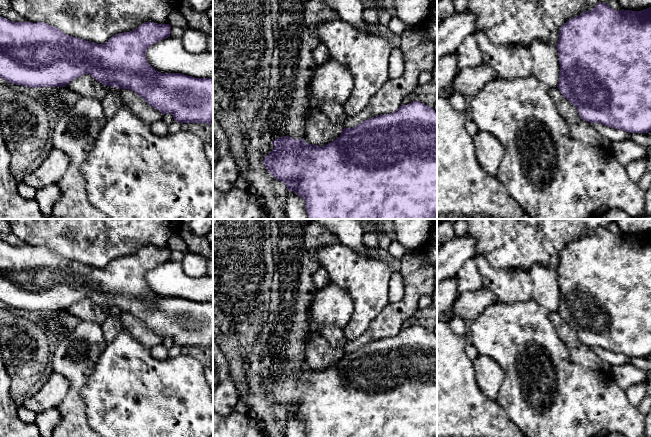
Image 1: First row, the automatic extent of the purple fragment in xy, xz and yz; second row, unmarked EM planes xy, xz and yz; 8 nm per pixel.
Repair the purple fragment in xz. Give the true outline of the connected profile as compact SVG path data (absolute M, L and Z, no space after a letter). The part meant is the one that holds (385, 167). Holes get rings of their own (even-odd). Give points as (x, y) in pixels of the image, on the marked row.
M413 101L401 105L393 113L367 119L353 128L344 128L337 139L324 146L308 144L304 138L296 140L289 136L279 137L272 144L274 149L262 162L277 181L286 185L288 191L294 191L305 200L308 219L435 219L437 216L437 113L424 103Z

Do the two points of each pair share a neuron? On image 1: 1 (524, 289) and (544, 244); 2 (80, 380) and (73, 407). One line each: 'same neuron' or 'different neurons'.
1: different neurons
2: same neuron

